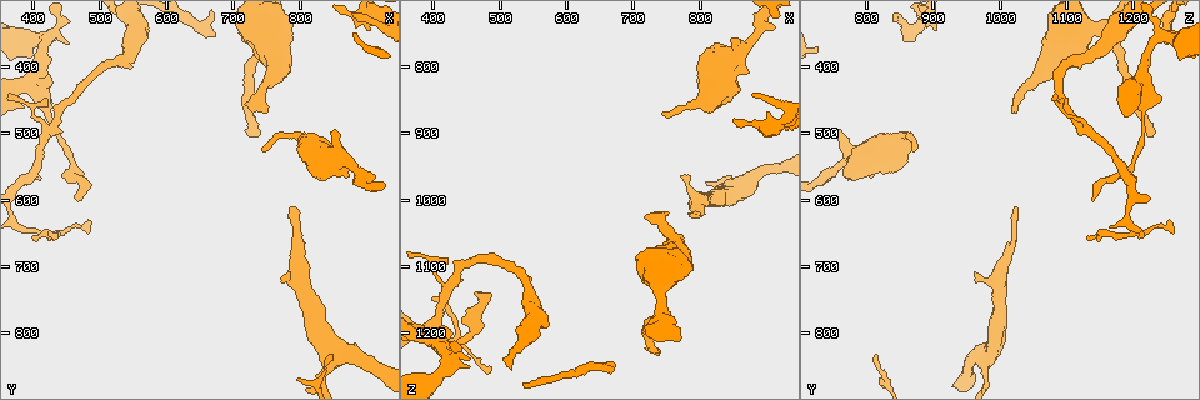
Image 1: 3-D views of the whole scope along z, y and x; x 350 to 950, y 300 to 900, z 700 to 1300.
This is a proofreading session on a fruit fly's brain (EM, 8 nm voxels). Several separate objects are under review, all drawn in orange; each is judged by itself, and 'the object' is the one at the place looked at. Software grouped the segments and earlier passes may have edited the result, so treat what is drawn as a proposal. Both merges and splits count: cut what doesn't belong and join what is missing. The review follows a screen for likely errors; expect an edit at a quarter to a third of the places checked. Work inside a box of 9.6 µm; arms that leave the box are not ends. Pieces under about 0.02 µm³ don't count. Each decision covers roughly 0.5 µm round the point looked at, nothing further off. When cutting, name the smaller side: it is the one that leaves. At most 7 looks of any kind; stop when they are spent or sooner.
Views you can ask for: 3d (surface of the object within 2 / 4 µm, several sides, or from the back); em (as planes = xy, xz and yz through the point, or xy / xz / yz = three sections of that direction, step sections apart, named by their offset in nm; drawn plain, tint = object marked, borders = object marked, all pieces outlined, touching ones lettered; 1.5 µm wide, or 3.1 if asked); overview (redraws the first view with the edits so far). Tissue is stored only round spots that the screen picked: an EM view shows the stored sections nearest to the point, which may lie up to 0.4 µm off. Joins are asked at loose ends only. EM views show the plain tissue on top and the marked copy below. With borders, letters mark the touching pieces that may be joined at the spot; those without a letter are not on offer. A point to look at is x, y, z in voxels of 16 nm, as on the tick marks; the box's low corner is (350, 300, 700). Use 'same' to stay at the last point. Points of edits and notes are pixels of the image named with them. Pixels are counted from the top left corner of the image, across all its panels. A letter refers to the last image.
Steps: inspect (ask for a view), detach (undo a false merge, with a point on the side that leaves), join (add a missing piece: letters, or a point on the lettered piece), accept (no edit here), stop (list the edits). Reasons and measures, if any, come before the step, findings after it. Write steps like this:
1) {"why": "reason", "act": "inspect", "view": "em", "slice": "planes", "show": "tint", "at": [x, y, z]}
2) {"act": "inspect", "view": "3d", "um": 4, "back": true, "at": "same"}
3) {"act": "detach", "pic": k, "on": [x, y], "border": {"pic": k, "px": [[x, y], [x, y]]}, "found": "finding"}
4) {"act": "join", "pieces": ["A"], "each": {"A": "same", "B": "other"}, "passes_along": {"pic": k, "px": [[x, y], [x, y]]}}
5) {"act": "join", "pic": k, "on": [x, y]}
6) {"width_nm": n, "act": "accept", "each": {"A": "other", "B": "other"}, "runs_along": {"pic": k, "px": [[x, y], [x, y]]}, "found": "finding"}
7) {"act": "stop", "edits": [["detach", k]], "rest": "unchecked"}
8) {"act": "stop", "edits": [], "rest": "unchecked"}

{"why": "tapers out", "act": "inspect", "view": "em", "slice": "xy", "step": 8, "show": "tint", "at": [485, 630, 1245]}

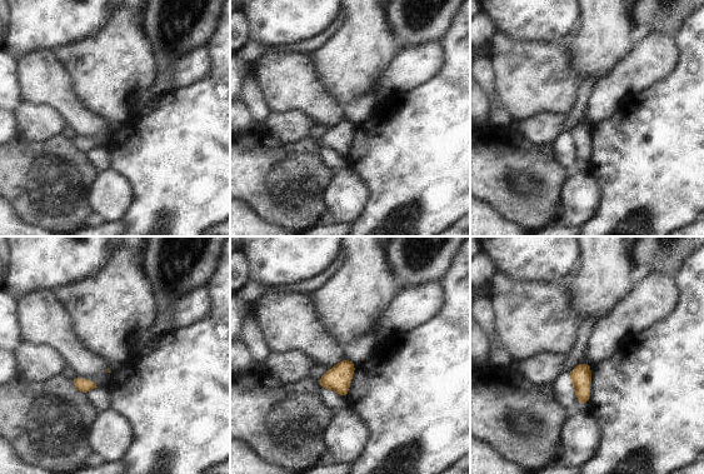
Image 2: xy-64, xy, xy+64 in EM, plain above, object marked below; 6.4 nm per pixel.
{"why": "cut it another way", "act": "inspect", "view": "em", "slice": "planes", "show": "borders", "at": "same"}

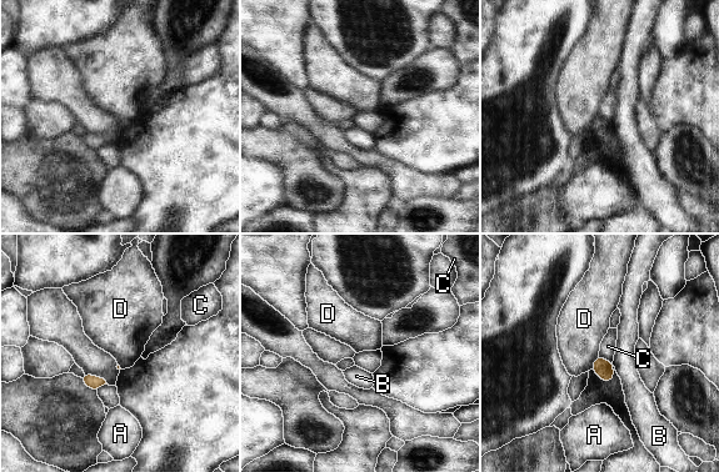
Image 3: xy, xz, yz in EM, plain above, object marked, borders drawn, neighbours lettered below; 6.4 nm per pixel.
{"act": "accept", "each": {"A": "other", "B": "other", "C": "other", "D": "other"}, "border": {"pic": 3, "px": [[598, 355], [590, 368]]}, "found": "no lettered piece goes on from it"}

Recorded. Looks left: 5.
{"why": "thick turns thin", "act": "inspect", "view": "3d", "um": 4, "at": [795, 675, 1015]}

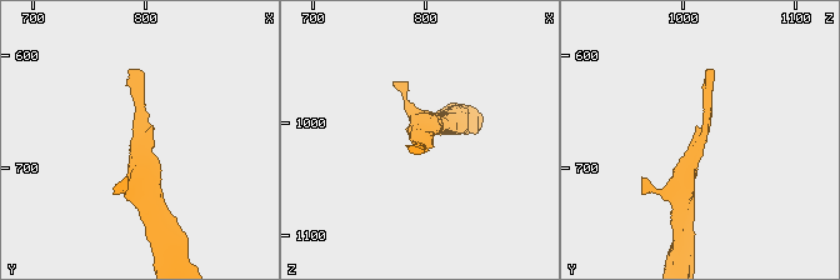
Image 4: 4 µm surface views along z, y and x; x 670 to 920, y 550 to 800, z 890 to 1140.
{"act": "inspect", "view": "em", "slice": "yz", "step": 4, "show": "tint", "at": [800, 678, 1014]}

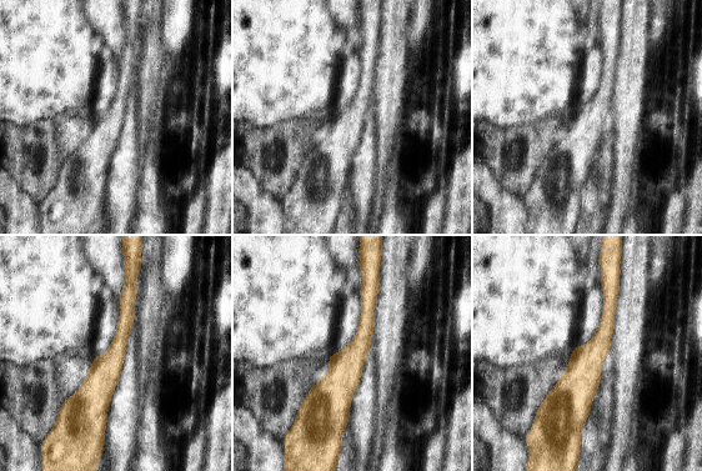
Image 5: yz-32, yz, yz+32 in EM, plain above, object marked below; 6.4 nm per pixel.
{"act": "inspect", "view": "em", "slice": "planes", "show": "borders", "at": "same"}

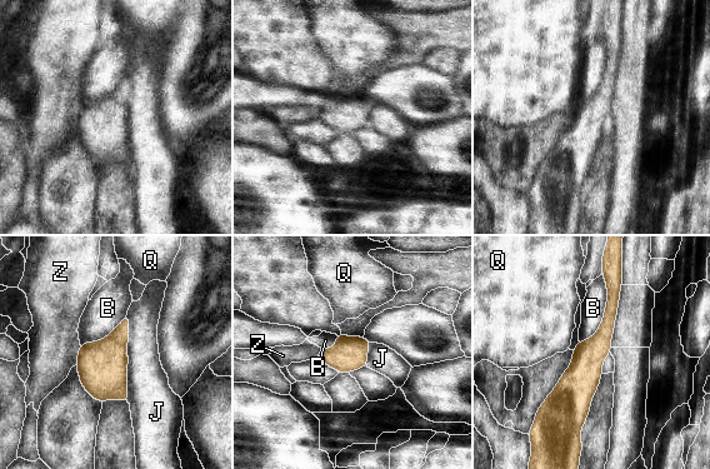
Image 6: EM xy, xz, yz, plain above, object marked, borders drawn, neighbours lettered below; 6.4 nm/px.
{"act": "accept", "each": {"B": "other", "J": "other", "Q": "other", "Z": "other"}, "runs_along": {"pic": 6, "px": [[615, 284], [570, 427]]}, "found": "continuous, no second neuron"}

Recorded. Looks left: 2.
{"why": "branch stops here", "act": "inspect", "view": "em", "slice": "yz", "step": 4, "show": "borders", "at": [850, 500, 760]}

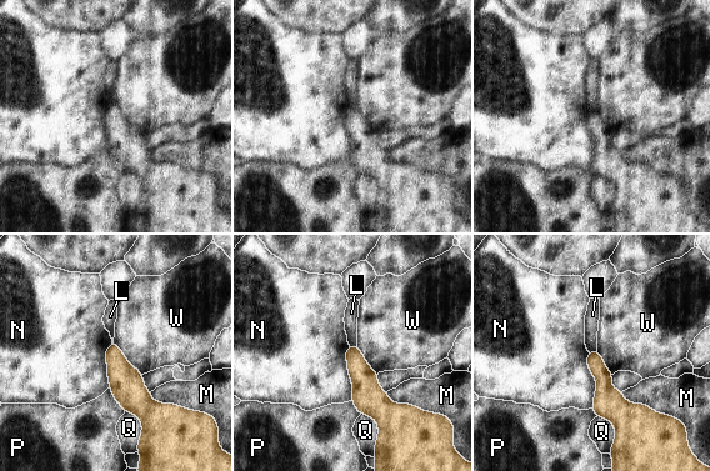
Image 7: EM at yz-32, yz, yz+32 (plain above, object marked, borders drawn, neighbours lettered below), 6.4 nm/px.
{"width_nm": 110, "act": "accept", "each": {"L": "other", "M": "other", "N": "other", "P": "other", "Q": "other", "W": "other"}, "border": {"pic": 7, "px": [[586, 351], [596, 384], [593, 407]]}, "found": "none of them fits"}

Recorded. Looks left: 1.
{"act": "stop", "edits": [], "rest": "unchecked"}

